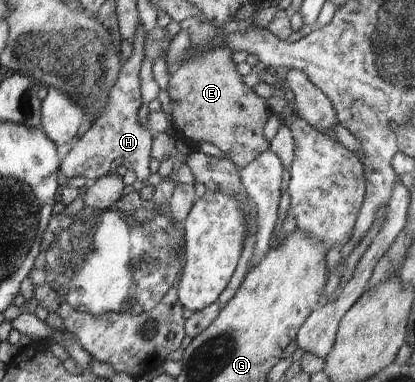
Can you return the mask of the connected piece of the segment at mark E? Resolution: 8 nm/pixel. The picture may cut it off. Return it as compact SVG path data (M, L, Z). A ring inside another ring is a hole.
M224 45L210 46L209 50L185 60L174 73L170 74L165 90L171 103L172 132L179 131L183 139L196 141L197 144L209 142L218 147L238 168L244 168L258 155L270 149L270 143L263 136L263 127L273 110L266 106L265 99L257 96L252 88L243 84L242 75L237 72L235 62L231 61L232 54L233 52Z

